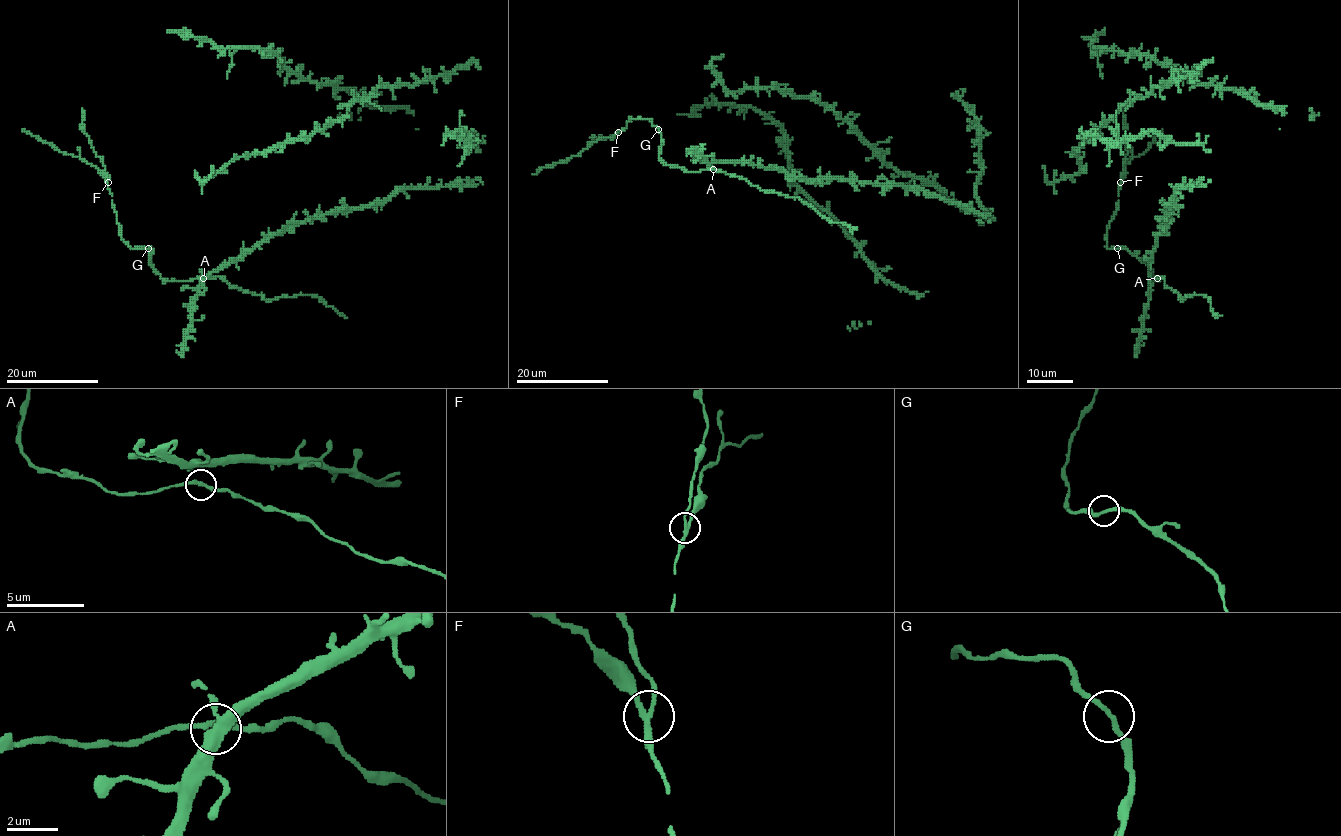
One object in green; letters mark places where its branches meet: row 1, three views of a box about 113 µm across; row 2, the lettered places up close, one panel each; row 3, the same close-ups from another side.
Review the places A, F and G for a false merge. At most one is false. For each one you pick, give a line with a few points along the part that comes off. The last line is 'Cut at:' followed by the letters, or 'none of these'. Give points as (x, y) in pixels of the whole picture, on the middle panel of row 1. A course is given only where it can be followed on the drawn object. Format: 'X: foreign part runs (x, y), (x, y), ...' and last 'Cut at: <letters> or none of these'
F: foreign part runs (618, 132), (605, 139), (591, 134)
Cut at: F

